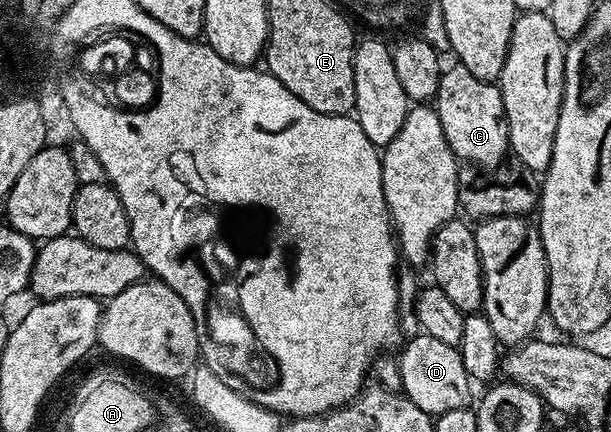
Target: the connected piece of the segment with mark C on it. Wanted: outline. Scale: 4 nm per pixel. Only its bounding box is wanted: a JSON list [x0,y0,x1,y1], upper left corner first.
[434,66,509,169]

